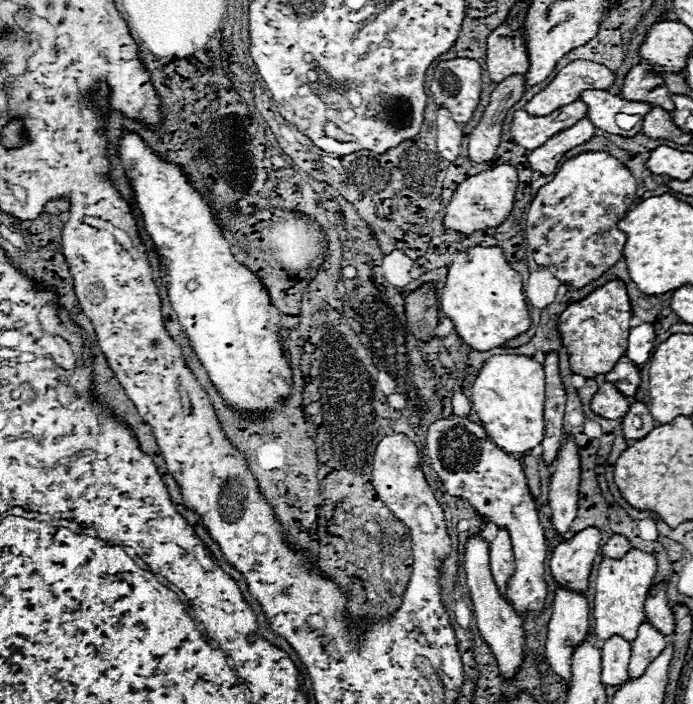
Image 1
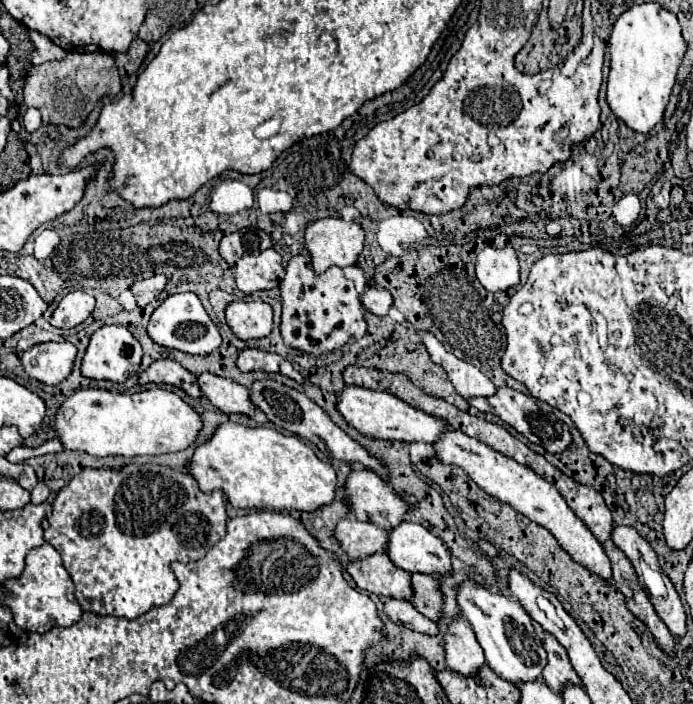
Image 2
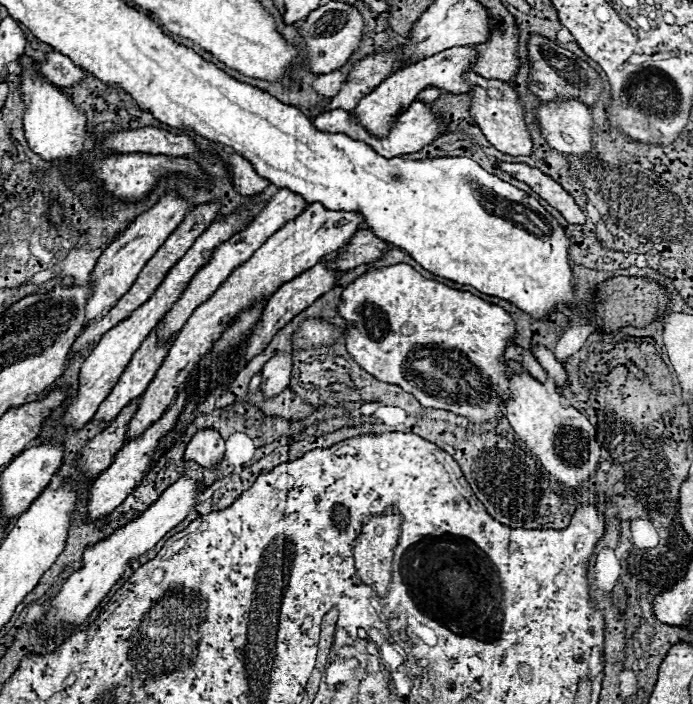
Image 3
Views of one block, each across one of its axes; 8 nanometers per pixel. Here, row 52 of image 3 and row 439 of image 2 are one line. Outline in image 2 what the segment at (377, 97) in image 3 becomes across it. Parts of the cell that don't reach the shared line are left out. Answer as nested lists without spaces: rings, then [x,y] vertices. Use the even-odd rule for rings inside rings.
[[[444,430],[432,446],[434,446],[434,454],[436,454],[438,462],[462,468],[486,494],[498,498],[500,502],[510,504],[514,510],[518,510],[520,514],[524,514],[532,522],[548,528],[552,532],[552,536],[556,536],[560,546],[578,564],[592,568],[592,572],[600,572],[600,576],[604,576],[606,580],[612,576],[610,574],[610,560],[608,560],[604,548],[600,546],[600,542],[586,528],[586,524],[570,510],[570,506],[560,496],[560,492],[552,484],[548,484],[542,476],[532,472],[528,466],[518,464],[516,460],[502,456],[500,452],[488,448],[486,444],[478,442],[476,438],[466,436],[460,430]]]

